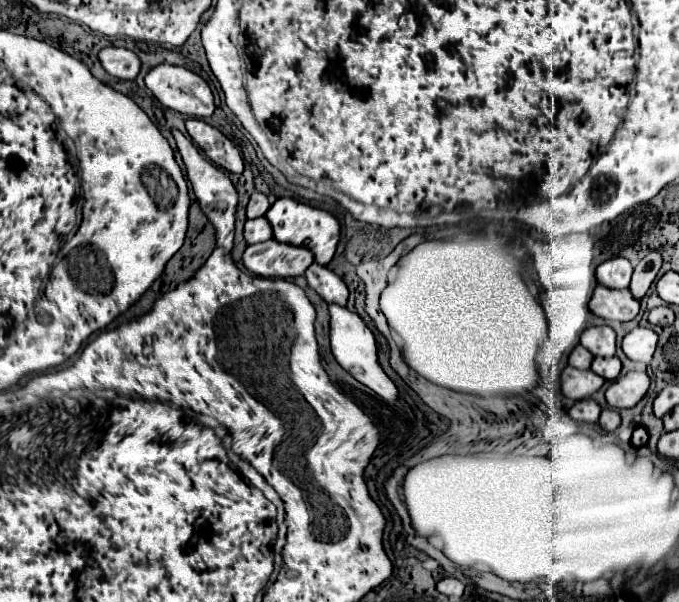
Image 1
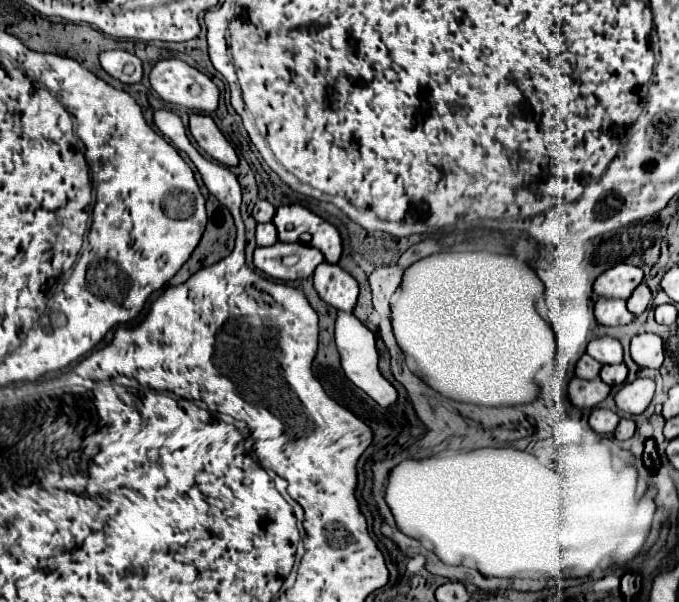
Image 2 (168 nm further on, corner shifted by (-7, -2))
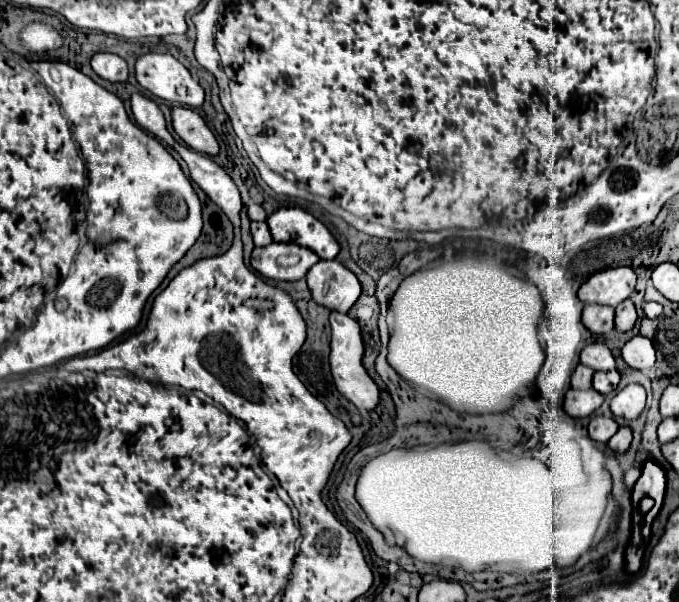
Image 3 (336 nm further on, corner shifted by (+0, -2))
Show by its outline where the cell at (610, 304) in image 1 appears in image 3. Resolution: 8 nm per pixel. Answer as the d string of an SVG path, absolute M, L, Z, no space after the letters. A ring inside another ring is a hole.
M588 304L582 312L582 324L594 334L608 334L614 330L614 308Z

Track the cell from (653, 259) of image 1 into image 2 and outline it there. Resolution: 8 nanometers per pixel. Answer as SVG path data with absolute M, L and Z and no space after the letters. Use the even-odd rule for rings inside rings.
M641 282L639 288L635 288L635 292L629 296L627 308L629 308L635 316L639 316L639 314L649 306L649 302L651 302L651 290L649 290L647 282Z

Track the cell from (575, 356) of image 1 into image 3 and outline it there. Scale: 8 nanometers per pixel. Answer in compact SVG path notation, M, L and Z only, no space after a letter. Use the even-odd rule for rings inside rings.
M578 366L572 374L572 388L574 390L590 390L592 388L592 370L588 366Z

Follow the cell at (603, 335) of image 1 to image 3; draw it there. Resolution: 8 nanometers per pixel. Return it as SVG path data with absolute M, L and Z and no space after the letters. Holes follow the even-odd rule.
M588 344L584 346L584 350L580 352L580 362L588 368L592 368L594 372L598 370L612 370L614 368L614 356L608 350L606 344Z

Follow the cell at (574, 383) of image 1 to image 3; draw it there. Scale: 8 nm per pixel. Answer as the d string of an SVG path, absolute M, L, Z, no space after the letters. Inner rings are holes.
M568 390L566 398L564 398L564 410L568 416L572 418L586 418L590 414L594 414L604 402L604 396L596 390Z

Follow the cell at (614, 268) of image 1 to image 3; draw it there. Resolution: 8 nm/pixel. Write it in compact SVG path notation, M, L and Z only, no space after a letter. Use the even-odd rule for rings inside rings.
M608 268L590 276L578 290L578 298L584 304L604 304L616 308L628 300L636 286L636 274L632 268Z

